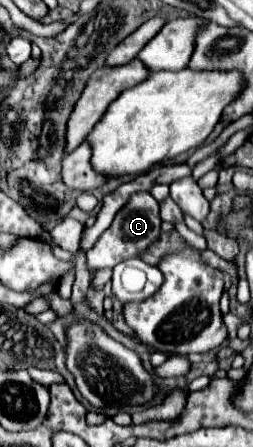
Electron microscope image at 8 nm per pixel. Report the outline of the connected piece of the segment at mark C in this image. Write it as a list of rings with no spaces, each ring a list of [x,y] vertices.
[[[139,192],[135,194],[127,206],[123,206],[113,224],[97,238],[95,246],[87,252],[87,270],[91,274],[95,274],[97,270],[103,270],[103,268],[113,268],[115,264],[127,260],[127,258],[135,258],[139,256],[143,250],[147,250],[153,242],[159,240],[161,236],[161,216],[159,216],[159,210],[157,210],[157,200],[149,194],[149,192]]]

